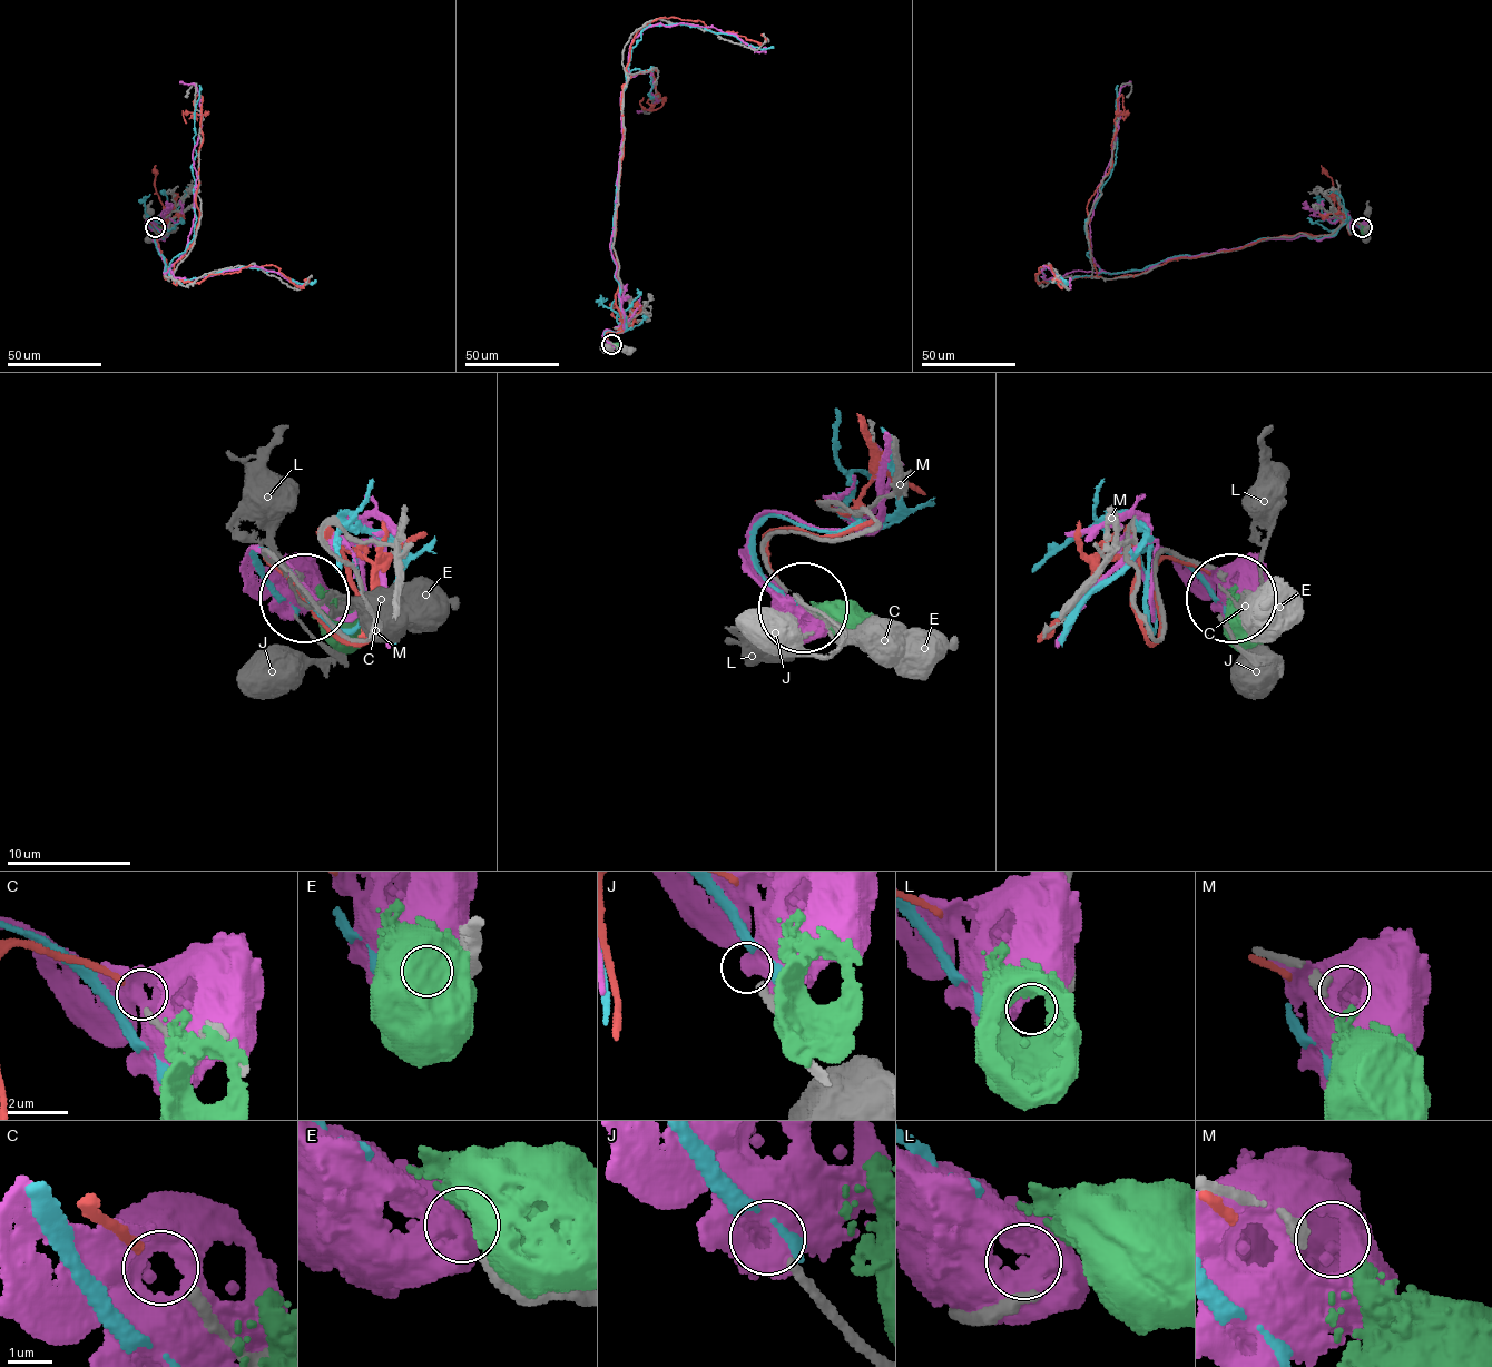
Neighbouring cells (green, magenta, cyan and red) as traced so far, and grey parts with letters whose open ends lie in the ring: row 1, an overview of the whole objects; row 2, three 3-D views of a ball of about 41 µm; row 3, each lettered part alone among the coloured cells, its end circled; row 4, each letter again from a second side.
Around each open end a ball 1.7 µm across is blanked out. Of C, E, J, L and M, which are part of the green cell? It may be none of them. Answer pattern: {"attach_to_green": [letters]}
{"attach_to_green": ["M"]}

